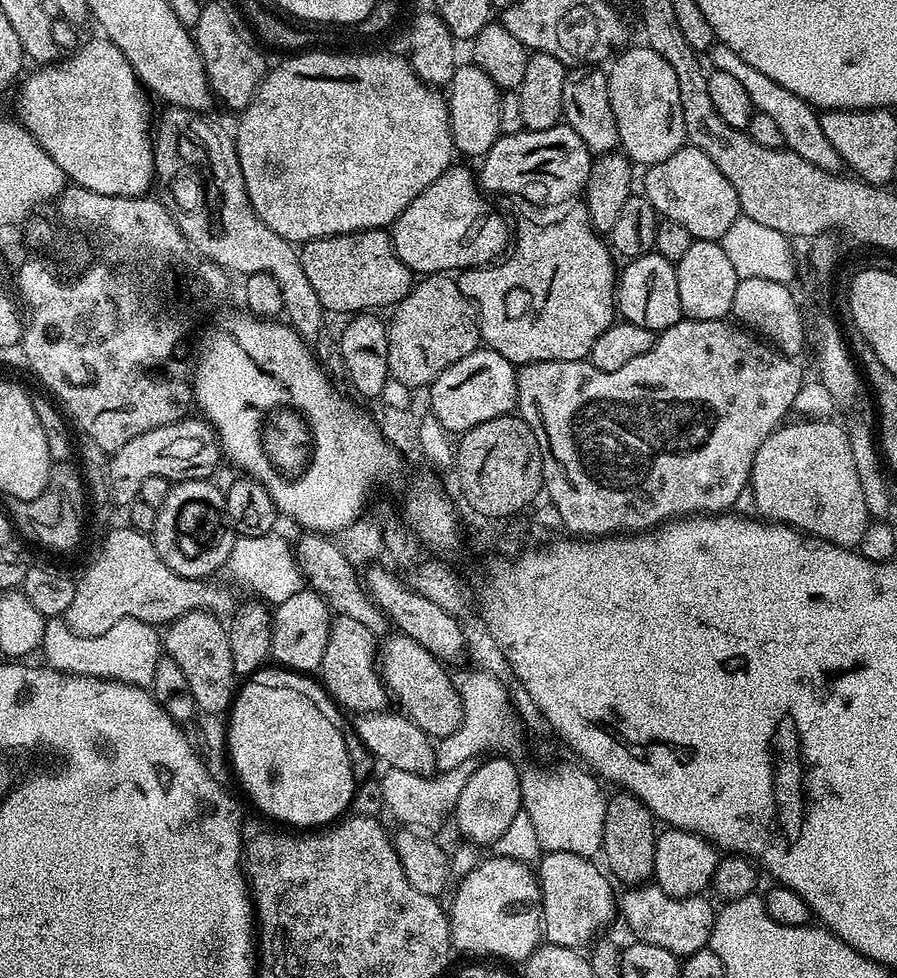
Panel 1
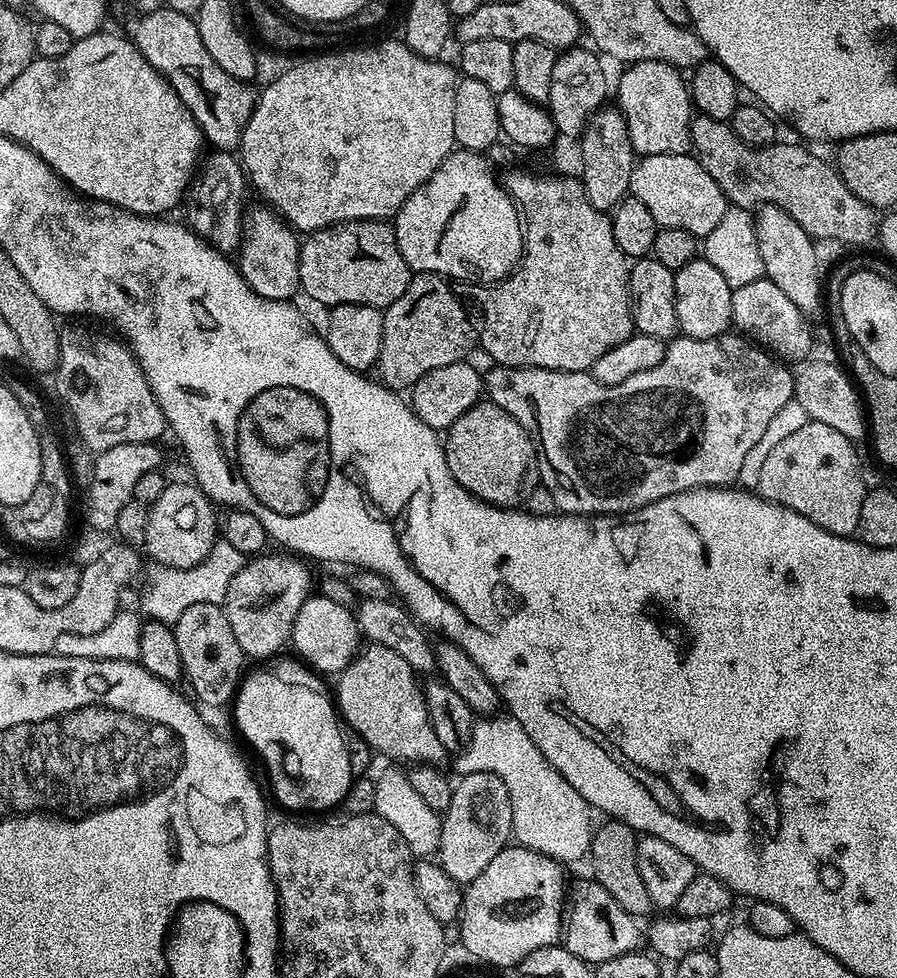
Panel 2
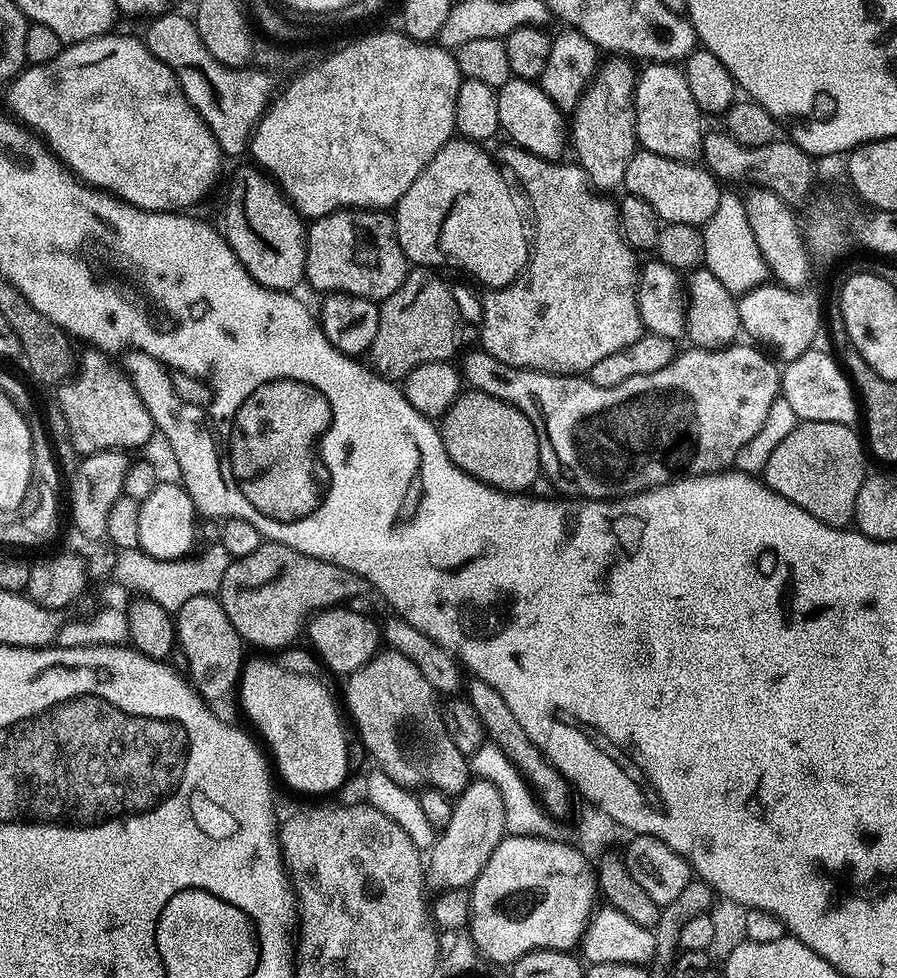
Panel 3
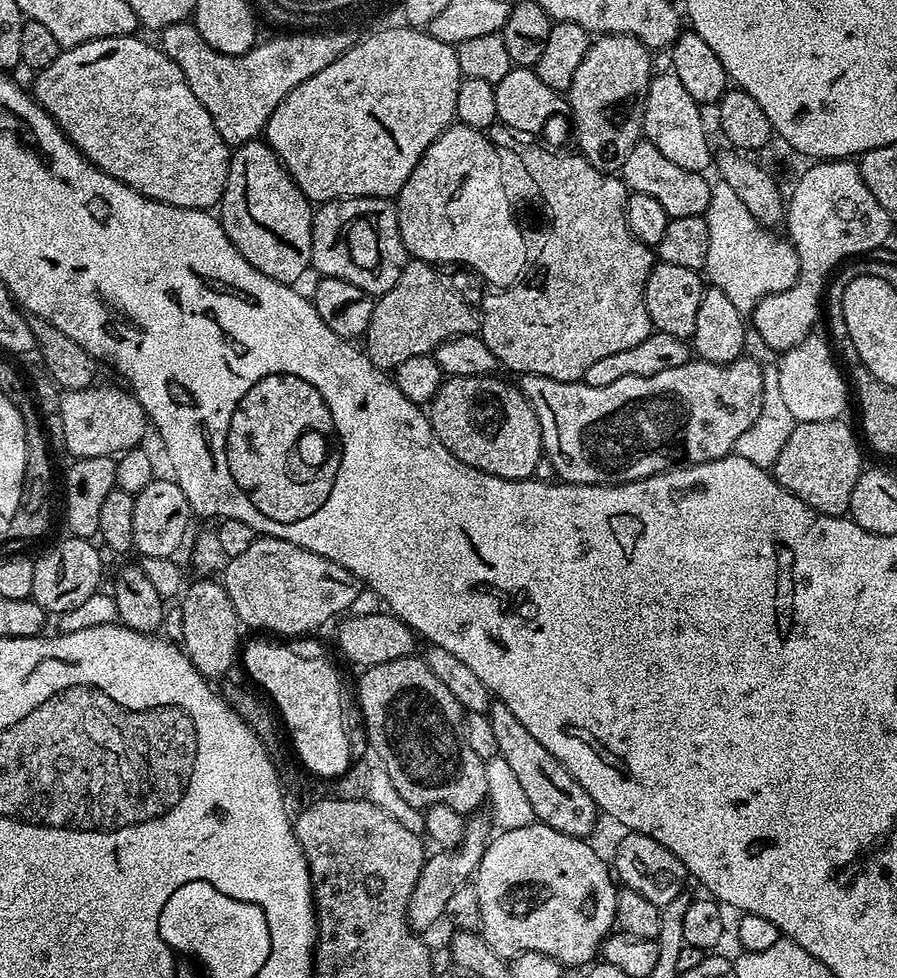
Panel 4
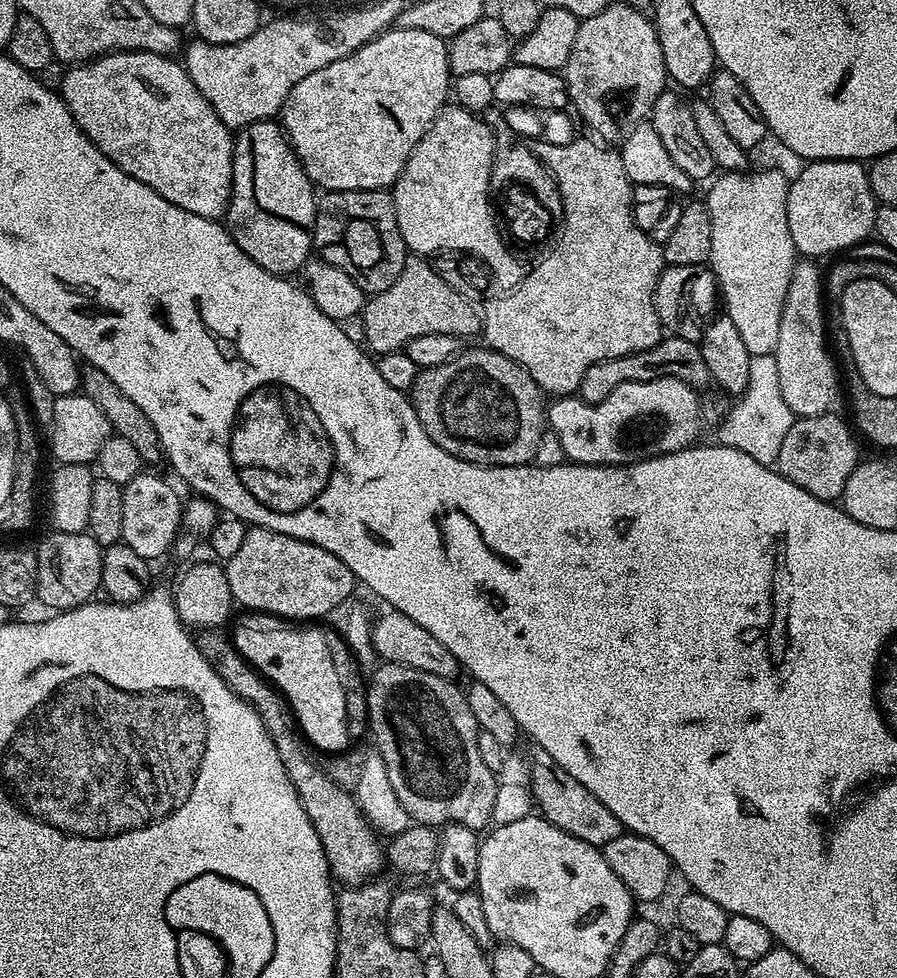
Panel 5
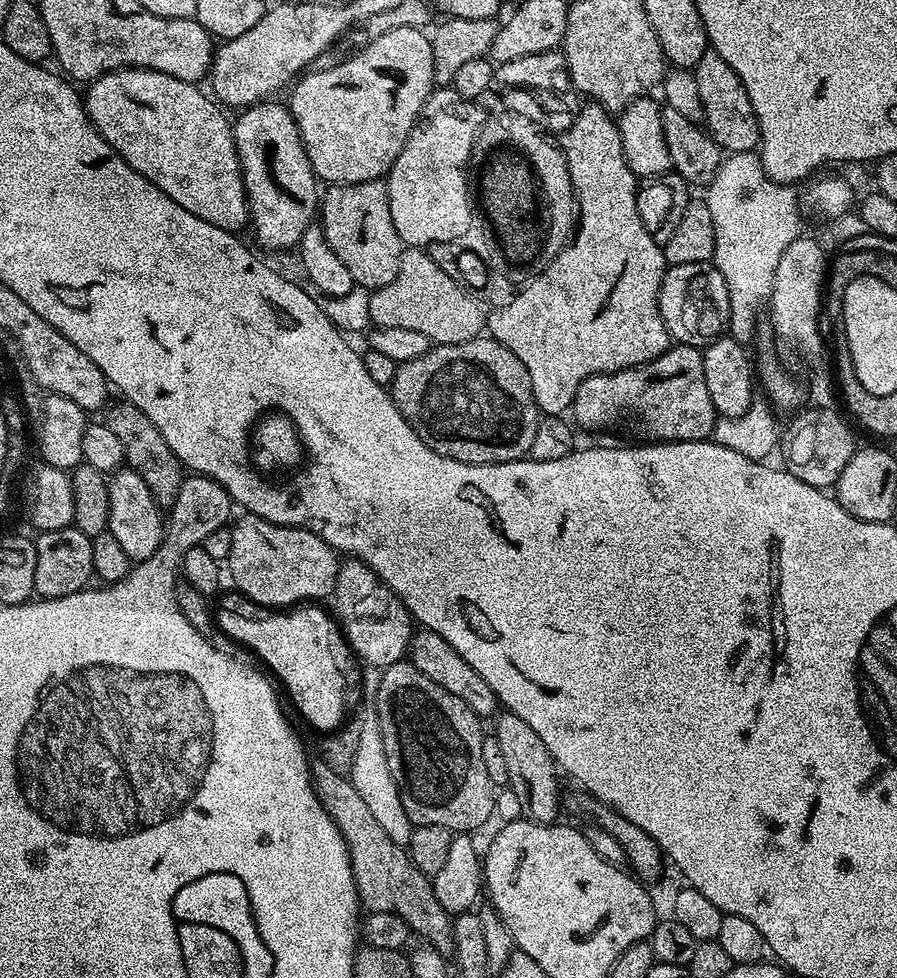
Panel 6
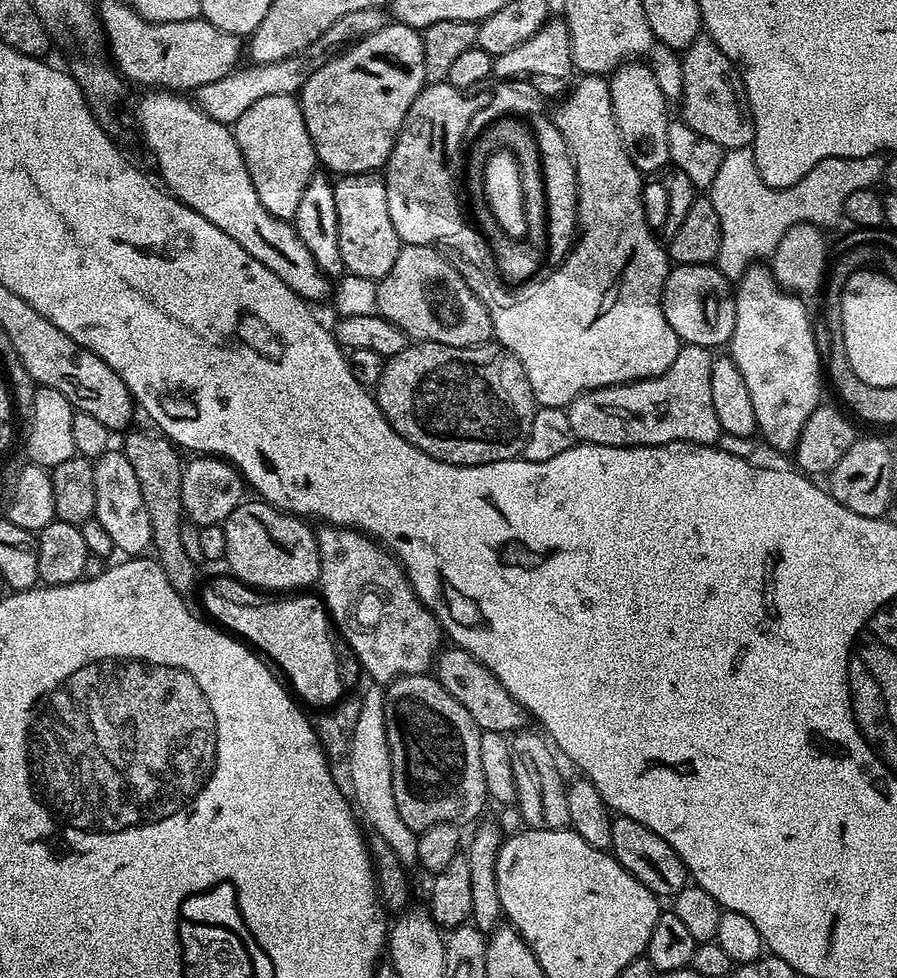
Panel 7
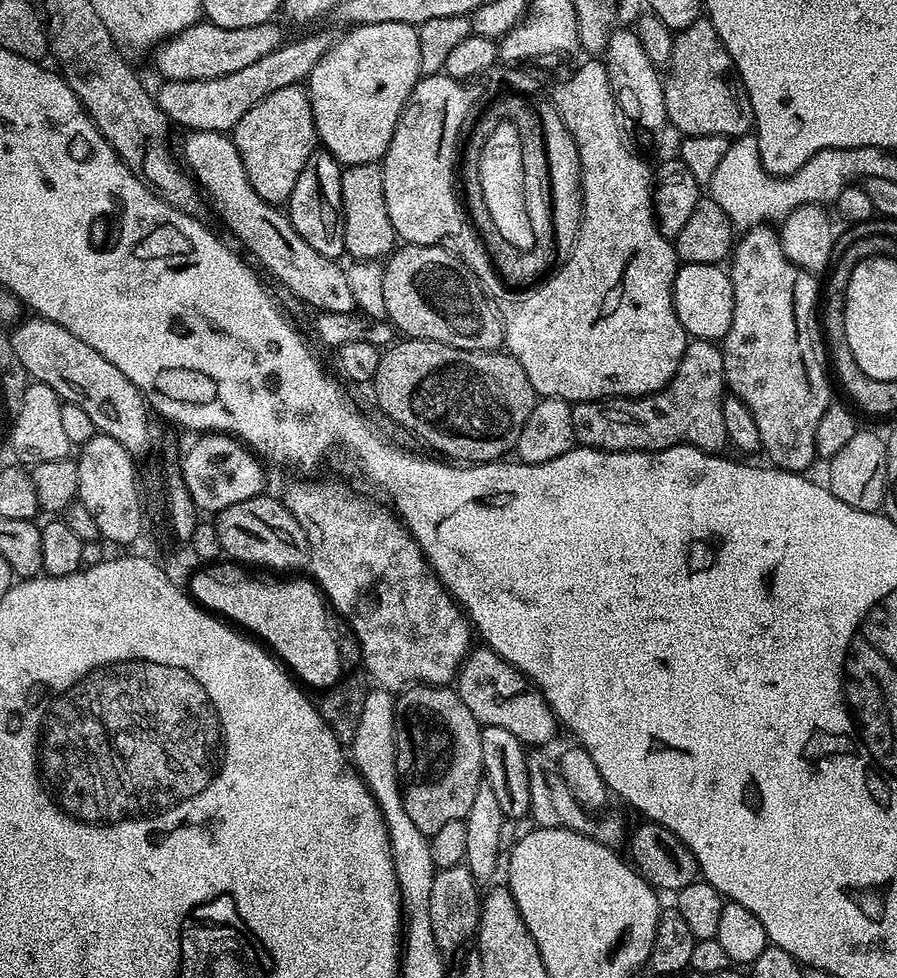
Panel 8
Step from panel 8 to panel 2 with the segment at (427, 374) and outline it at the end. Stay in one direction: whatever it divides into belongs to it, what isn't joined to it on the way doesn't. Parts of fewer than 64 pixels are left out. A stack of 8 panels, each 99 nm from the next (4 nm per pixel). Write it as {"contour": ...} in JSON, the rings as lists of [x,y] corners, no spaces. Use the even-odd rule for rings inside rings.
{"contour":[[[481,402],[466,410],[458,422],[447,428],[442,443],[450,474],[454,474],[454,478],[471,496],[487,504],[515,509],[523,505],[531,491],[540,484],[540,458],[532,437],[497,404]]]}

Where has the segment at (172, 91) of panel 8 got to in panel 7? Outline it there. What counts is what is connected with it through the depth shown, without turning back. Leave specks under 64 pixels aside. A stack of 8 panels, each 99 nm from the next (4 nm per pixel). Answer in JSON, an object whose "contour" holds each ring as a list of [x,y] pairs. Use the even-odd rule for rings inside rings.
{"contour":[[[383,7],[367,8],[366,10],[350,10],[350,14],[342,14],[338,18],[338,22],[334,22],[334,26],[327,28],[311,46],[303,48],[301,52],[295,52],[293,56],[287,56],[278,62],[270,62],[269,64],[251,63],[247,66],[248,68],[244,68],[245,66],[237,67],[236,71],[226,74],[226,78],[218,78],[218,82],[210,82],[206,86],[195,89],[195,103],[210,118],[214,118],[218,122],[229,126],[235,125],[236,120],[242,118],[242,114],[246,114],[246,110],[250,110],[250,106],[254,106],[254,102],[258,102],[258,98],[266,98],[270,94],[296,96],[300,89],[303,88],[304,83],[306,83],[323,64],[327,64],[331,57],[343,52],[346,48],[351,48],[353,44],[357,44],[362,38],[366,38],[370,34],[382,30],[384,25],[389,23],[389,20],[389,13],[385,11]]]}

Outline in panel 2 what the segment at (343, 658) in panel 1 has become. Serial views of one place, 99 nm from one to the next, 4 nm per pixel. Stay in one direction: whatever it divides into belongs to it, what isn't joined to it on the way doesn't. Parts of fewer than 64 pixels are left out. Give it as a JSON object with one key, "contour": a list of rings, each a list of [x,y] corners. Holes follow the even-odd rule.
{"contour":[[[369,643],[367,647],[365,652],[363,649],[359,655],[349,661],[337,679],[340,681],[336,684],[334,700],[343,723],[349,728],[358,730],[358,734],[366,738],[373,753],[380,755],[381,752],[382,755],[393,756],[396,760],[416,760],[412,762],[440,762],[440,759],[445,759],[446,753],[442,742],[438,742],[438,734],[434,734],[425,689],[416,681],[417,673],[413,672],[406,658],[394,654],[394,650],[373,643]]]}

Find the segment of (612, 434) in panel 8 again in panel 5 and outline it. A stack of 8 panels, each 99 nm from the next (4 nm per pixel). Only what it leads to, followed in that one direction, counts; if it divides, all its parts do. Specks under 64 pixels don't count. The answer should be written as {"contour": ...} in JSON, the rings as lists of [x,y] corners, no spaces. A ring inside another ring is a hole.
{"contour":[[[665,335],[650,350],[635,352],[622,358],[610,358],[602,362],[594,362],[586,374],[582,374],[579,397],[587,404],[597,404],[606,398],[618,386],[622,386],[631,380],[655,380],[657,376],[677,376],[685,380],[693,388],[703,389],[703,384],[709,383],[708,367],[700,353],[700,345],[697,341],[687,340],[681,336]]]}

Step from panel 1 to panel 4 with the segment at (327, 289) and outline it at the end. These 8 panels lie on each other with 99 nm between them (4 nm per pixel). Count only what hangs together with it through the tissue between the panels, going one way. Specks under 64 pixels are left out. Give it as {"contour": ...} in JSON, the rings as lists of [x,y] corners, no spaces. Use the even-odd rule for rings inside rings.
{"contour":[[[347,196],[345,200],[327,200],[312,217],[312,262],[320,276],[333,276],[358,286],[373,298],[379,298],[402,278],[410,253],[402,242],[400,214],[387,196]]]}

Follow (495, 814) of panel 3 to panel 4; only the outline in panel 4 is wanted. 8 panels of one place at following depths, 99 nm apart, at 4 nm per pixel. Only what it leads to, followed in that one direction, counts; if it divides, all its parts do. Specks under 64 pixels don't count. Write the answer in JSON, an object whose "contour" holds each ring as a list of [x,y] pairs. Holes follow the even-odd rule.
{"contour":[[[471,817],[465,823],[463,840],[455,849],[443,849],[425,859],[422,872],[414,884],[414,891],[407,904],[408,925],[412,931],[425,934],[424,932],[434,927],[441,917],[445,917],[446,904],[450,902],[451,895],[475,875],[490,838],[489,821],[485,817],[478,817]]]}

